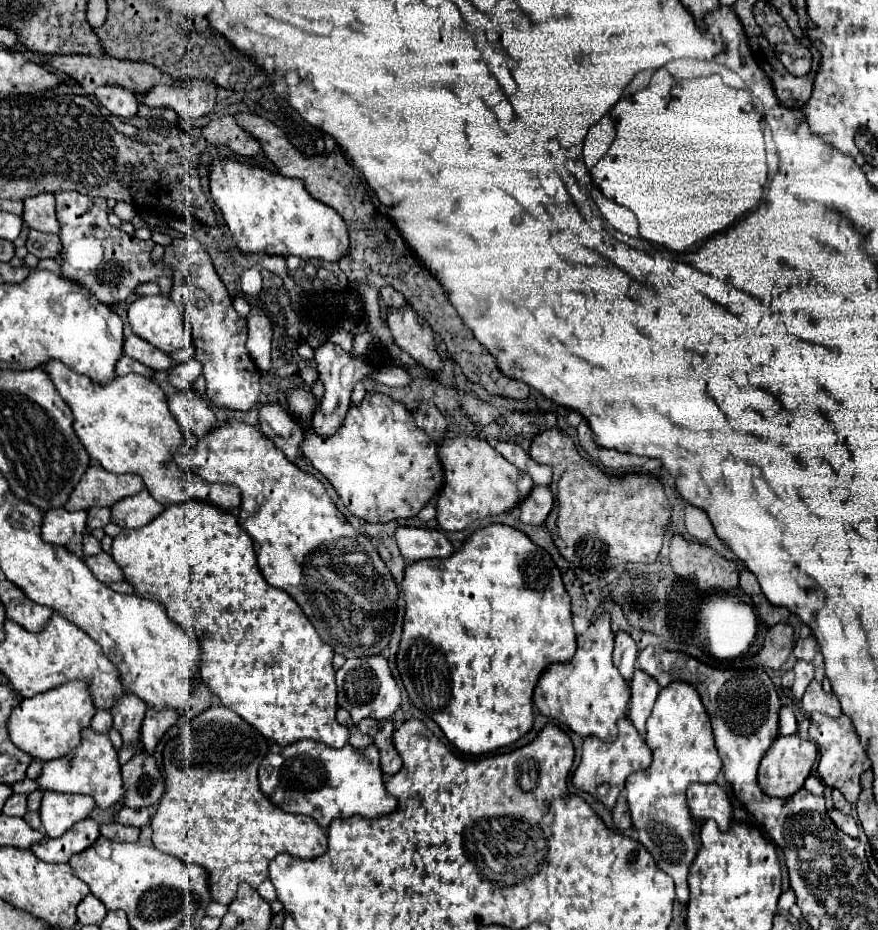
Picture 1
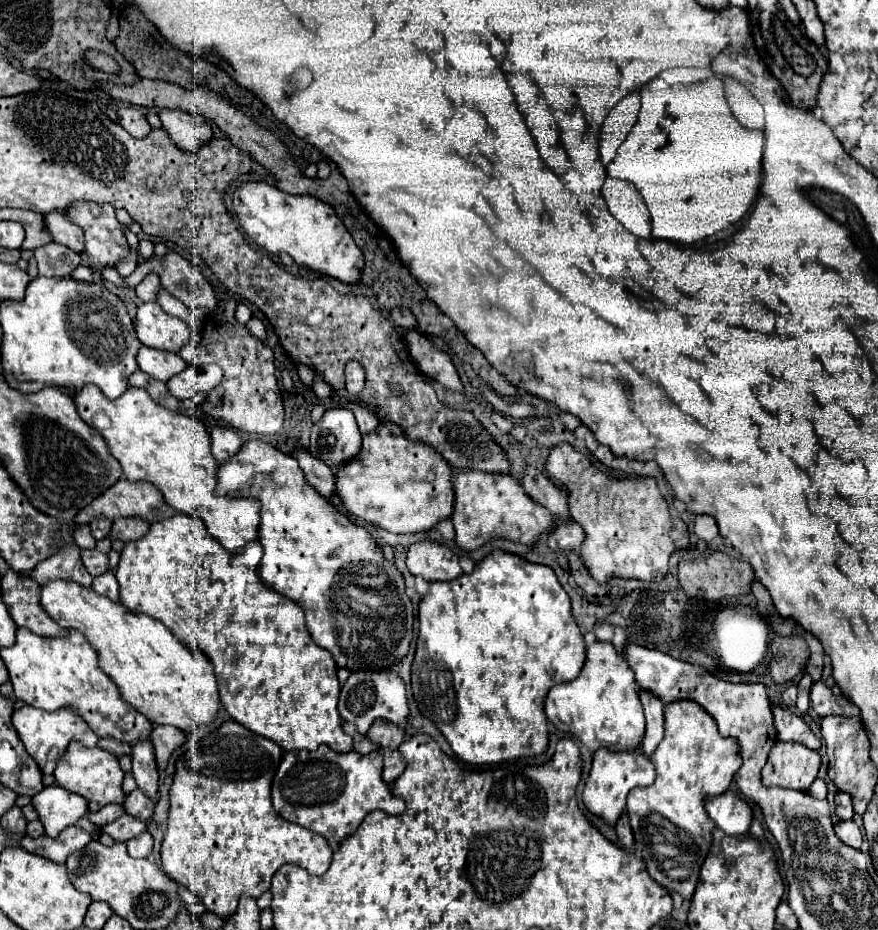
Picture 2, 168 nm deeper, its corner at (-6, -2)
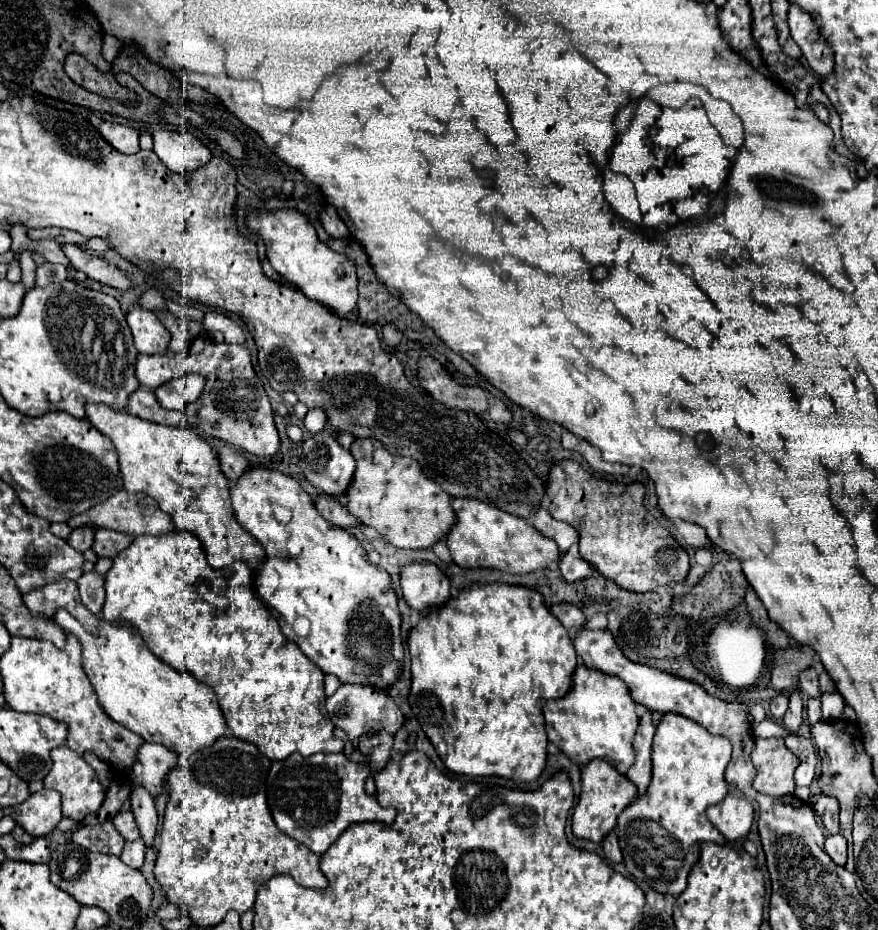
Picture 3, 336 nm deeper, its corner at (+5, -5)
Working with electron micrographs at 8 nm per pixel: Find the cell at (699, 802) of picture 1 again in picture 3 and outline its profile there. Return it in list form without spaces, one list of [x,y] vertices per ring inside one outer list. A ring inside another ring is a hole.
[[[726,796],[720,804],[710,806],[706,814],[728,842],[744,838],[754,822],[752,804],[738,796]]]

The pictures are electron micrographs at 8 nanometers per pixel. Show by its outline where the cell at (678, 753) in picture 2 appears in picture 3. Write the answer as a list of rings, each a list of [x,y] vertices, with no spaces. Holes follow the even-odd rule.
[[[668,712],[662,716],[652,748],[652,784],[642,798],[622,810],[616,826],[624,866],[632,878],[656,892],[678,896],[686,888],[686,878],[696,864],[700,842],[726,844],[706,818],[706,808],[722,802],[728,794],[724,770],[730,754],[732,744],[726,738],[708,734],[700,724],[680,714]],[[654,826],[668,834],[654,834]]]

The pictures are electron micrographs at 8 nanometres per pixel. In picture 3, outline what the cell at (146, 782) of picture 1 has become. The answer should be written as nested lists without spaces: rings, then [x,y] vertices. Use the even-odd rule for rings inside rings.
[[[124,812],[124,814],[116,814],[112,818],[116,830],[122,834],[124,840],[136,840],[140,838],[140,830],[136,826],[136,820],[132,818],[132,812]]]

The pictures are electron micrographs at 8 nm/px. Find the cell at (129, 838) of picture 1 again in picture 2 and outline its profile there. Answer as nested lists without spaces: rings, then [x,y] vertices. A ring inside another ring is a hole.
[[[147,831],[127,841],[127,851],[131,857],[149,857],[151,849],[153,849],[153,839]]]

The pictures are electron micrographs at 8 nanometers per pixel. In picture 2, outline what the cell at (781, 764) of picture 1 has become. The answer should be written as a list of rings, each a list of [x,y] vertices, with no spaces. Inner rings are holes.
[[[777,741],[763,767],[763,783],[765,787],[807,791],[817,777],[819,765],[821,757],[817,751],[811,751],[801,743]]]

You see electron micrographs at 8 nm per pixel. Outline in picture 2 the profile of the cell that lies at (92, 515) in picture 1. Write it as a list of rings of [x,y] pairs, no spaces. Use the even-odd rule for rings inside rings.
[[[101,517],[101,519],[95,519],[95,521],[89,523],[89,527],[91,527],[95,539],[103,539],[103,537],[107,537],[109,531],[111,531],[111,525],[113,525],[113,521],[111,521],[111,519],[103,519],[103,517]]]

